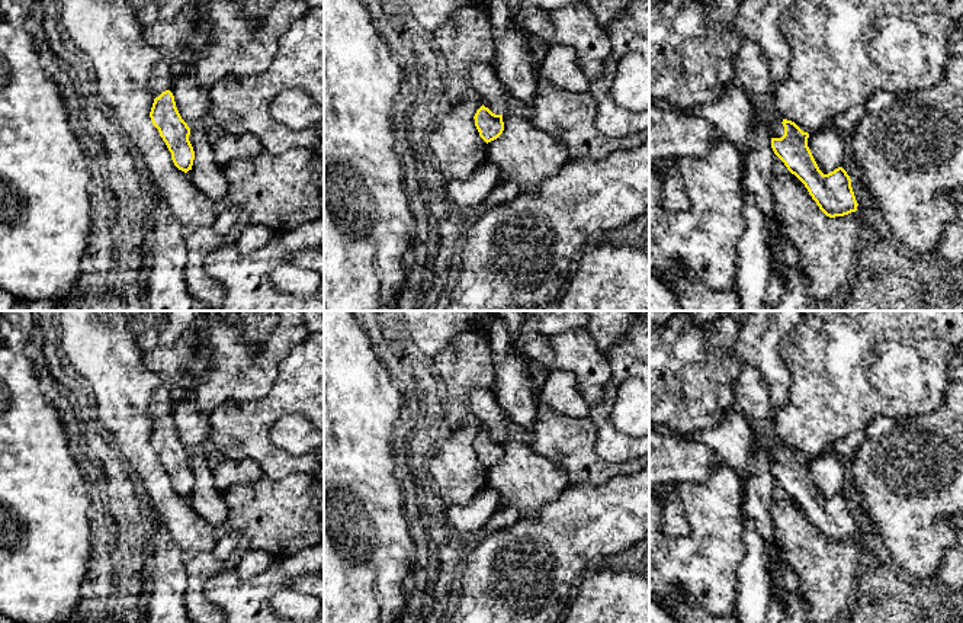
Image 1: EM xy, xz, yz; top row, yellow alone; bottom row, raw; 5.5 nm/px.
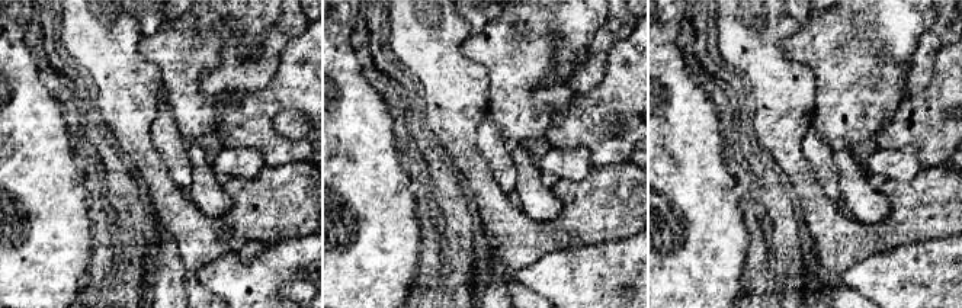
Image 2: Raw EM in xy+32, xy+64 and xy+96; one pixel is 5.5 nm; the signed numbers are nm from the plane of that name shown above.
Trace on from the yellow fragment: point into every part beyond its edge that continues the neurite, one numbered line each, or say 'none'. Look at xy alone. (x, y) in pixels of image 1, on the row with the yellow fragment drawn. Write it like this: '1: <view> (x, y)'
1: xy (161, 79)

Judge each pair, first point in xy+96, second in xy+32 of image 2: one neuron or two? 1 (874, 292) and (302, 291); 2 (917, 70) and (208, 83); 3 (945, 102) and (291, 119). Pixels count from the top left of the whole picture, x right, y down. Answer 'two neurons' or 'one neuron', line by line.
1: two neurons
2: one neuron
3: two neurons

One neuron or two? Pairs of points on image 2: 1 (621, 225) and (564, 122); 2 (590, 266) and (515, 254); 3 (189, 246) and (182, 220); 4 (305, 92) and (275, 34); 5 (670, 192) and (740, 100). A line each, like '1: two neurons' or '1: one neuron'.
1: two neurons
2: two neurons
3: one neuron
4: two neurons
5: two neurons

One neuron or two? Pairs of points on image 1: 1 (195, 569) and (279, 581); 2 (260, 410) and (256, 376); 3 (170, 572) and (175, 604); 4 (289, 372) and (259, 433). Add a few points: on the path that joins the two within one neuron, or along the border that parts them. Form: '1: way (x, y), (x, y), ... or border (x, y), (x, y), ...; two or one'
1: border (234, 567), (214, 574), (205, 584); two
2: border (278, 371), (273, 387), (262, 398), (225, 402); two
3: way (170, 580), (170, 597); one
4: way (289, 387), (260, 418); one

